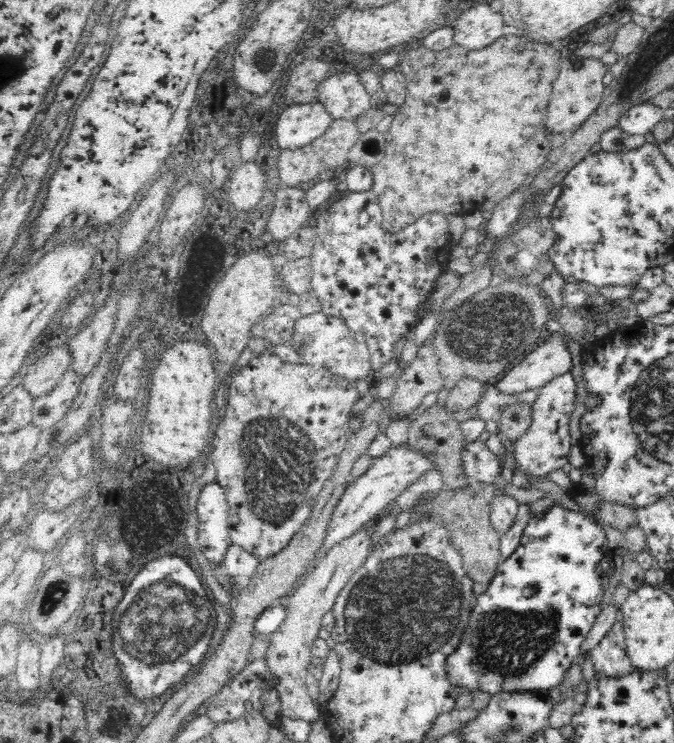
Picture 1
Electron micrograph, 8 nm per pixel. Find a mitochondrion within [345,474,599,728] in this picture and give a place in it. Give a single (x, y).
(505, 642)

